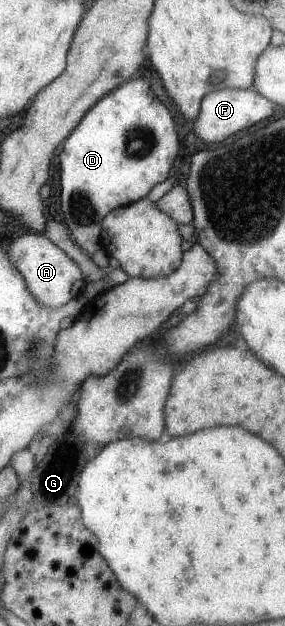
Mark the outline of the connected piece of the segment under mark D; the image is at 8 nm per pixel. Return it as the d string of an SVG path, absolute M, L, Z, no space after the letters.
M145 76L127 79L104 94L65 138L59 154L59 202L63 226L72 241L90 258L99 248L101 221L114 208L127 206L144 197L155 184L167 179L179 150L172 114L155 97Z

